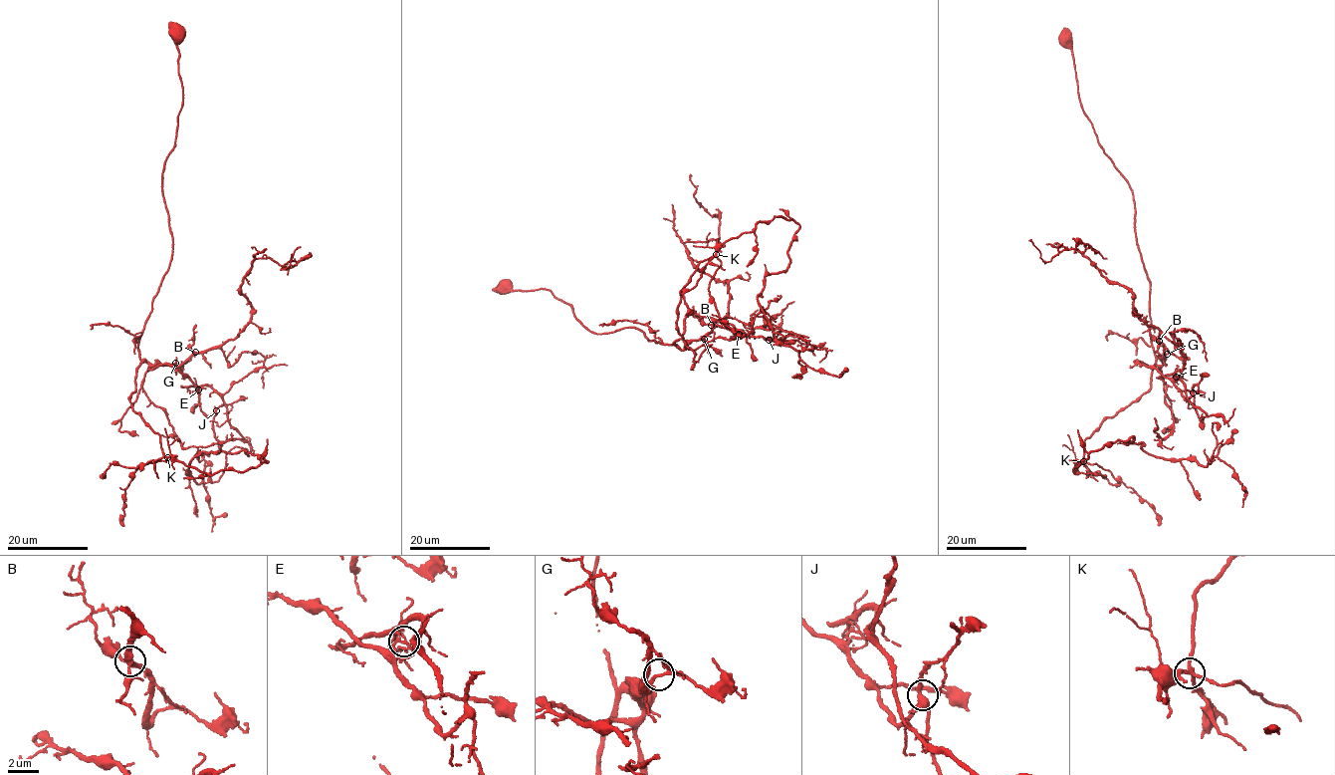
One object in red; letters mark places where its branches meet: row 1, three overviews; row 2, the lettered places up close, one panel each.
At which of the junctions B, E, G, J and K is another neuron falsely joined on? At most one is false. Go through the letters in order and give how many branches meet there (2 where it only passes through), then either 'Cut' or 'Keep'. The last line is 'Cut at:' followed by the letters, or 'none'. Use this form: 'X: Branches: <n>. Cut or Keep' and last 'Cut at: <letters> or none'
B: Branches: 3. Keep
E: Branches: 5. Cut
G: Branches: 3. Keep
J: Branches: 4. Keep
K: Branches: 4. Keep
Cut at: E

